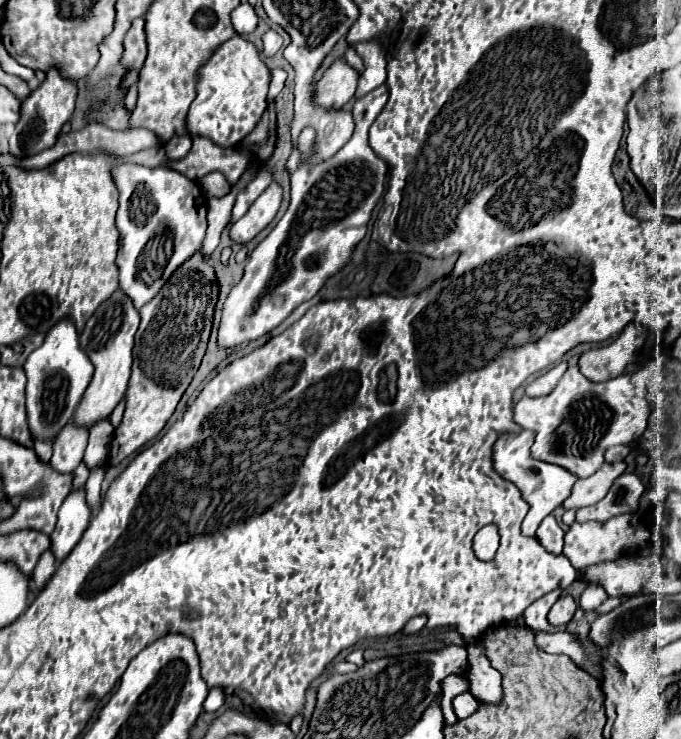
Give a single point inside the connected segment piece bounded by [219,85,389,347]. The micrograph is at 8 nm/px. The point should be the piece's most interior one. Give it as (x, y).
(331, 203)

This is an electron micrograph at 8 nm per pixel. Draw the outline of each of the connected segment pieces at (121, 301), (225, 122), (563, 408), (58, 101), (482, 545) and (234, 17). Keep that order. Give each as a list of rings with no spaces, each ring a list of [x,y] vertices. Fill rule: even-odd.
[[[115,291],[99,309],[87,319],[85,329],[81,333],[81,347],[89,355],[91,363],[95,365],[95,373],[79,409],[75,411],[75,421],[79,425],[91,427],[97,419],[111,415],[115,405],[125,397],[127,381],[131,375],[131,349],[133,337],[139,329],[139,311],[131,305],[131,299],[123,291]]]
[[[239,35],[219,45],[215,53],[199,67],[197,77],[197,97],[191,103],[187,115],[189,135],[209,137],[221,147],[235,147],[245,135],[253,131],[267,107],[267,83],[269,67],[259,59],[253,43],[241,39]]]
[[[569,367],[565,371],[565,375],[561,377],[559,385],[549,395],[535,397],[535,399],[525,395],[515,405],[515,423],[519,423],[523,429],[531,429],[537,433],[535,443],[531,447],[531,455],[535,459],[561,465],[579,477],[589,477],[605,463],[603,455],[605,455],[607,447],[627,445],[645,431],[649,413],[651,413],[651,405],[647,401],[647,389],[643,389],[643,387],[635,389],[635,385],[631,385],[629,375],[619,375],[611,381],[593,383],[581,375],[579,367]]]
[[[53,67],[45,73],[45,81],[29,93],[21,101],[21,119],[15,125],[15,133],[9,137],[9,149],[17,157],[27,157],[41,153],[43,149],[49,149],[63,123],[67,123],[75,111],[75,101],[77,101],[77,81],[71,81],[69,77],[63,77],[59,67]]]
[[[489,524],[481,528],[473,538],[473,549],[475,555],[483,561],[493,559],[493,555],[499,547],[500,536],[498,528],[494,524]]]
[[[241,3],[233,13],[231,13],[231,21],[233,21],[233,27],[239,35],[243,33],[253,33],[257,29],[257,13],[255,9],[249,5],[249,3]]]

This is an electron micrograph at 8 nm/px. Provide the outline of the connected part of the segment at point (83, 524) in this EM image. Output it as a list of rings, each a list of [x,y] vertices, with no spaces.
[[[85,487],[73,489],[67,495],[67,501],[63,501],[59,509],[59,521],[55,531],[51,533],[51,551],[61,561],[71,553],[71,549],[77,545],[79,537],[87,529],[91,521],[91,507],[85,499]]]

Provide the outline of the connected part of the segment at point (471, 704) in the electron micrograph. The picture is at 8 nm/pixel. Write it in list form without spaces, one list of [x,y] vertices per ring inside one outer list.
[[[469,692],[457,695],[452,701],[453,711],[457,715],[457,719],[465,719],[471,713],[475,713],[477,705],[479,705],[479,701],[473,699]]]

